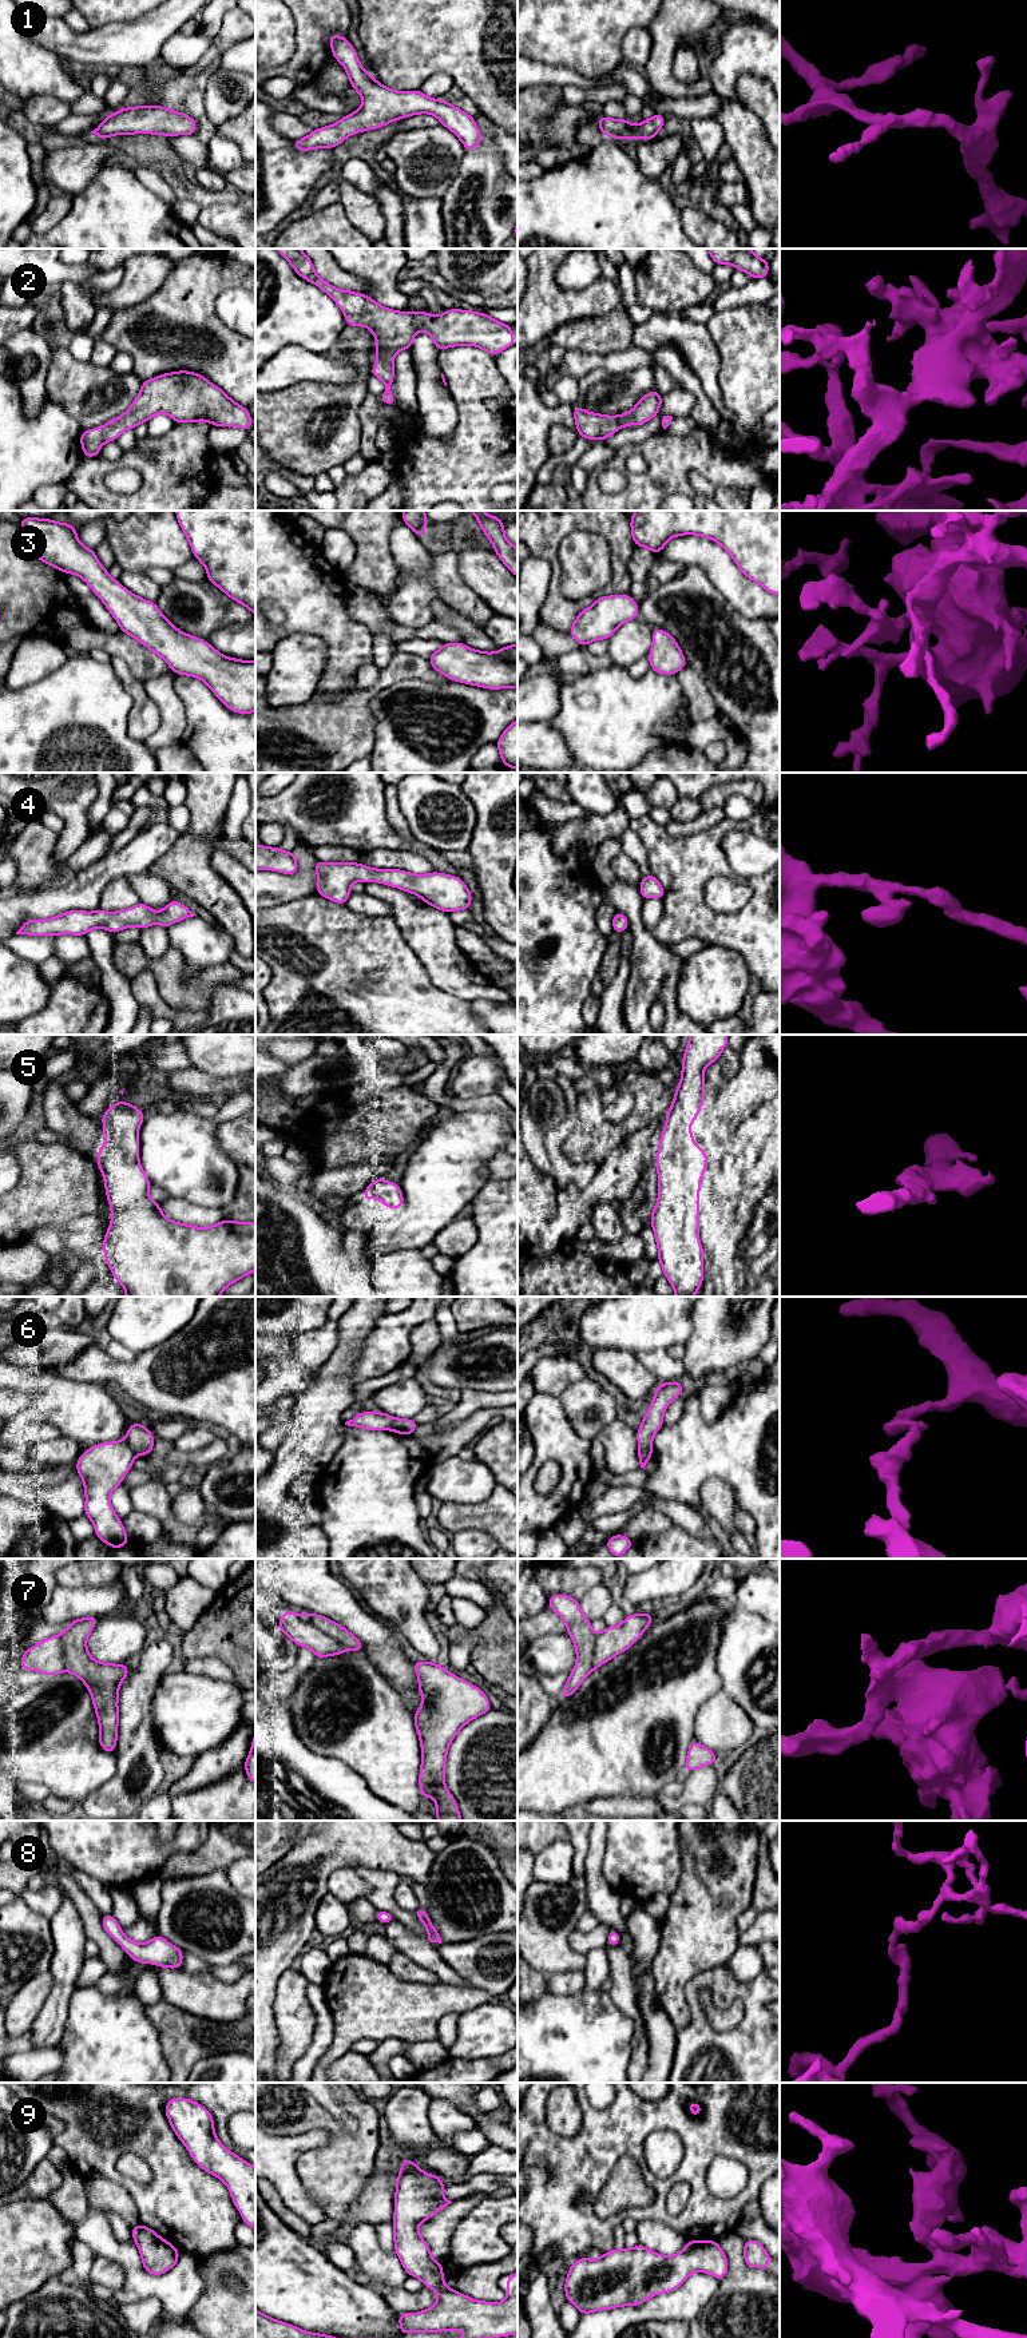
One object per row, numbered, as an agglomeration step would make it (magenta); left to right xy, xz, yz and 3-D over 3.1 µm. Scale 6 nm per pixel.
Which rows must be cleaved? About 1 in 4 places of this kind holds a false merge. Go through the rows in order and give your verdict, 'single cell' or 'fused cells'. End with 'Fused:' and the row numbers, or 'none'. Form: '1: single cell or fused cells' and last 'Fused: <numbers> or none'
1: single cell
2: single cell
3: single cell
4: single cell
5: single cell
6: single cell
7: single cell
8: single cell
9: single cell
Fused: none

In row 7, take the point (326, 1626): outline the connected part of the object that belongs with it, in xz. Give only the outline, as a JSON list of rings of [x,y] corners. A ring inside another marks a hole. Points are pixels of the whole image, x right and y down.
[[[286,1609],[278,1620],[278,1628],[294,1644],[312,1650],[316,1658],[341,1655],[346,1650],[364,1650],[364,1644],[353,1634],[322,1615],[298,1615]]]

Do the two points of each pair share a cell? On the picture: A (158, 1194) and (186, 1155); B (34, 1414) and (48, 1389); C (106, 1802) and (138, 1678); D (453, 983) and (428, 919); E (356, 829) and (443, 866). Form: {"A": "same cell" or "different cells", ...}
{"A": "different cells", "B": "same cell", "C": "same cell", "D": "same cell", "E": "same cell"}

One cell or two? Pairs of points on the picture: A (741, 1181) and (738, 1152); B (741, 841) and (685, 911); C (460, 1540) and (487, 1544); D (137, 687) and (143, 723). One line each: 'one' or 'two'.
A: one
B: two
C: one
D: one

